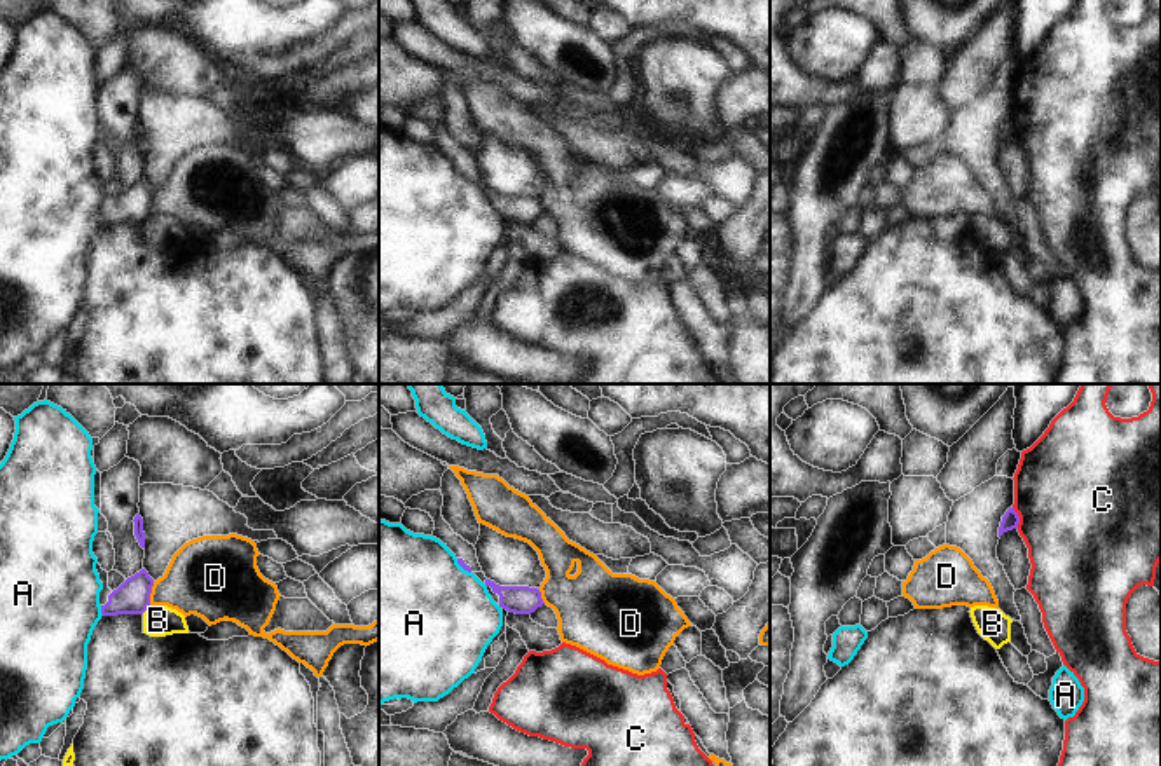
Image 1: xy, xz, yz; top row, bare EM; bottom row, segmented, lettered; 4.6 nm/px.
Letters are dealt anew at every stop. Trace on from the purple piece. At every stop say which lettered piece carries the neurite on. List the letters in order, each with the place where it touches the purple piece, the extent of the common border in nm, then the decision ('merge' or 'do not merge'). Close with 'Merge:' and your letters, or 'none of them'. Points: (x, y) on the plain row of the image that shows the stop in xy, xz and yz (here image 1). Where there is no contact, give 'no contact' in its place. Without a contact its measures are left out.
A: xy (102, 220) | 50 nm | do not merge
B: xy (145, 218) | 60 nm | do not merge
C: yz (1018, 126) | 110 nm | do not merge
D: xy (151, 201) | 110 nm | do not merge
Merge: none of them

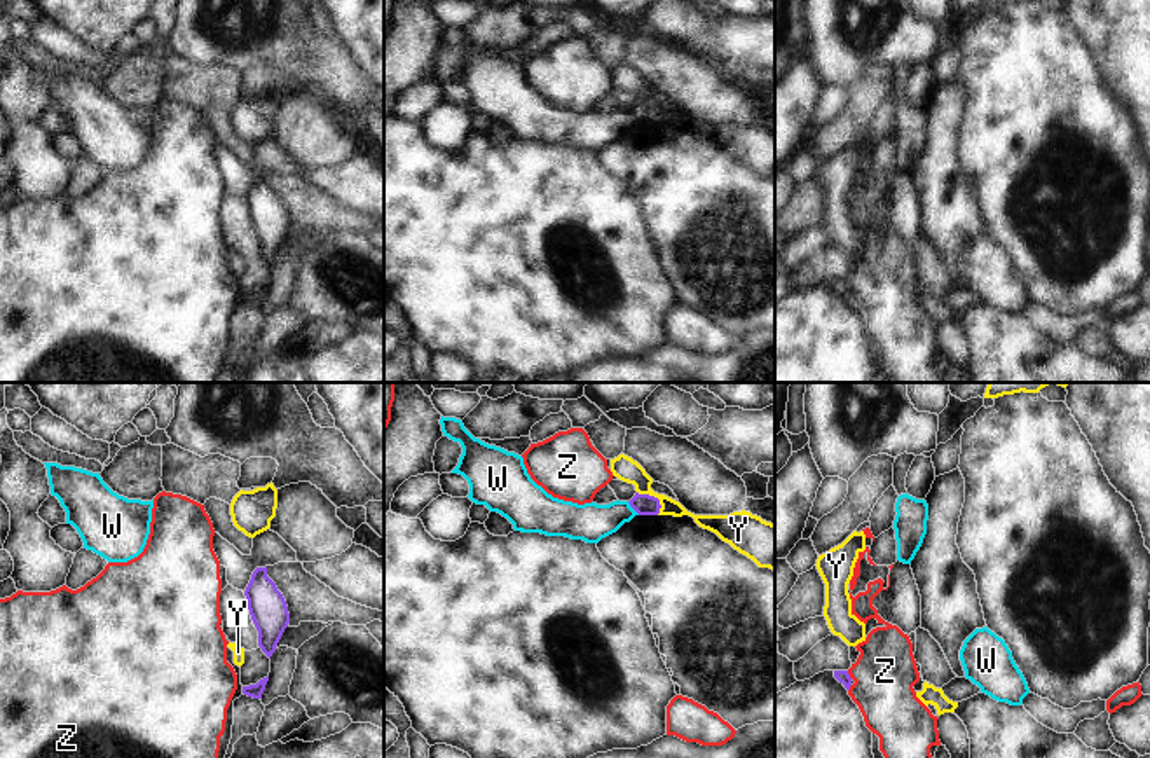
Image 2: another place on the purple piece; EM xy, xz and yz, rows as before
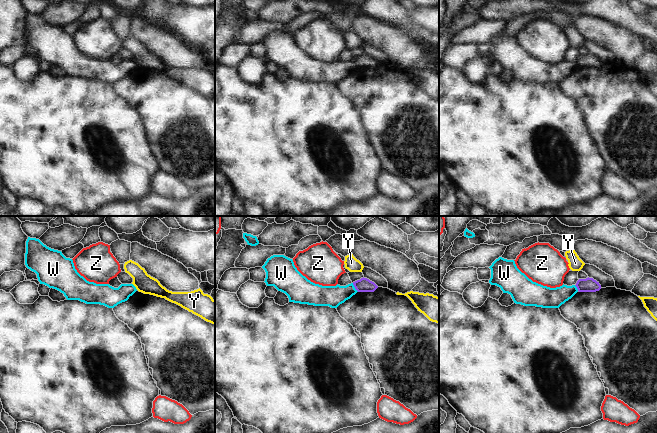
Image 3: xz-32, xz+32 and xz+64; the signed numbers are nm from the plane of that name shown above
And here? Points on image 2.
W: xz (634, 117) | 90 nm | do not merge
Y: xz (653, 105) | 150 nm | do not merge
Z: yz (848, 283) | 50 nm | do not merge
Merge: none of them

